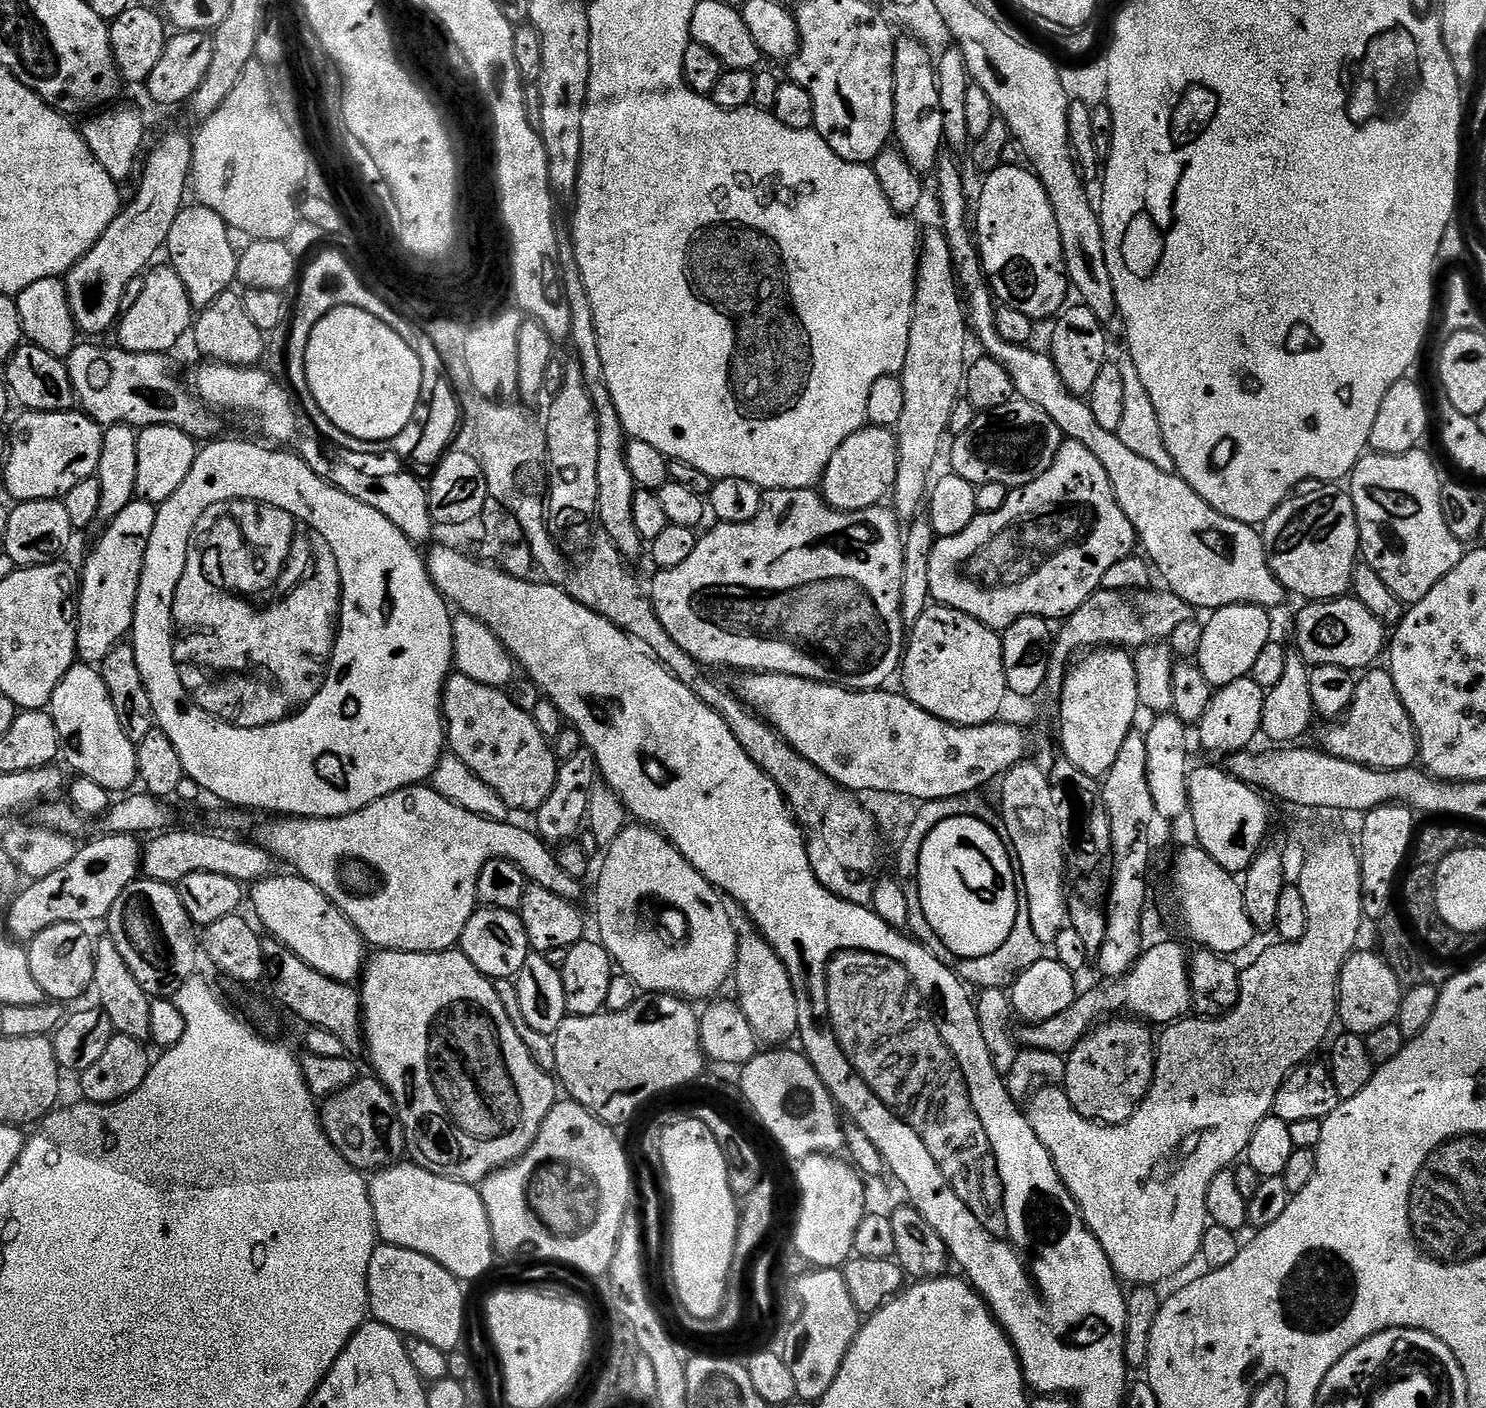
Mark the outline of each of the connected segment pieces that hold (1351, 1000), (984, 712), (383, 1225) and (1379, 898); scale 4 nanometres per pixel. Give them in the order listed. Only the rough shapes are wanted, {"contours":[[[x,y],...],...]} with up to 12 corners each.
{"contours":[[[1379,954],[1342,966],[1338,1020],[1366,1037],[1396,1023],[1402,985]],[[953,608],[911,624],[898,680],[922,710],[991,724],[1001,633]],[[411,1162],[371,1177],[376,1235],[461,1282],[494,1261],[479,1187]],[[1412,809],[1363,813],[1362,910],[1393,911],[1400,867],[1414,844]]]}

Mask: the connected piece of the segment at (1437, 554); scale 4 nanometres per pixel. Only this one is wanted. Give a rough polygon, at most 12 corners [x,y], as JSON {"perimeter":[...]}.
{"perimeter":[[1421,450],[1365,454],[1350,491],[1369,564],[1417,604],[1465,545]]}

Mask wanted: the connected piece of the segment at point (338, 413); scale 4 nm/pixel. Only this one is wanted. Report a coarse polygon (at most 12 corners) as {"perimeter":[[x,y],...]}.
{"perimeter":[[330,310],[305,352],[334,426],[395,441],[422,362],[388,320]]}

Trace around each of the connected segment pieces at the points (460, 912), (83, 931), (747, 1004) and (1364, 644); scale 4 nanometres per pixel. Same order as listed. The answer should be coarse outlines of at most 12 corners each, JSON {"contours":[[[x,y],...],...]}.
{"contours":[[[431,786],[254,843],[373,949],[447,952],[505,860],[573,902],[531,827]],[[55,924],[27,945],[45,997],[76,1000],[92,988],[87,927]],[[739,908],[736,1002],[759,1043],[799,1033],[789,972]],[[1351,595],[1308,602],[1295,651],[1308,665],[1368,670],[1386,626]]]}

